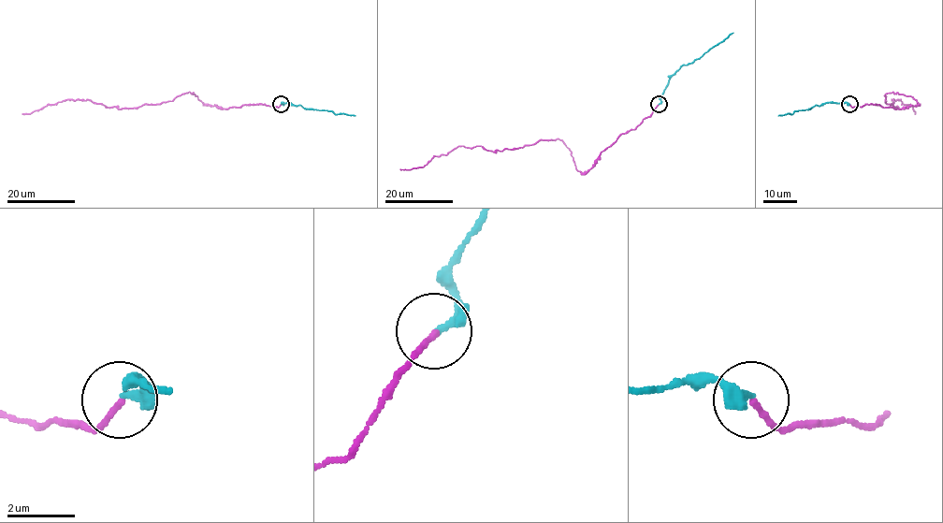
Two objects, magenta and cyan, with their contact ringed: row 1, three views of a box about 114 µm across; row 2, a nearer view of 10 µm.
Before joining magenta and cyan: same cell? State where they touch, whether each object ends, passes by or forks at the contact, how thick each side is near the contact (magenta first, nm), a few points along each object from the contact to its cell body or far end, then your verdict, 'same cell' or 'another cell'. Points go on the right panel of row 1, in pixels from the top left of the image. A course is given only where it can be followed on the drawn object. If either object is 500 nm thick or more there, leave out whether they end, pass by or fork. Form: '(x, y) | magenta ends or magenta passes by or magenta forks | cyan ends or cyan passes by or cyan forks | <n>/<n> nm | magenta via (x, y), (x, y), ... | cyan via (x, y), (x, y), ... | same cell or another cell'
(849, 104) | magenta ends | cyan passes by | 160/190 nm | magenta via (849, 104), (919, 104), (891, 92), (884, 95), (887, 104), (895, 108), (891, 99), (900, 99), (915, 114) | cyan via (849, 104), (826, 102), (778, 116) | same cell

